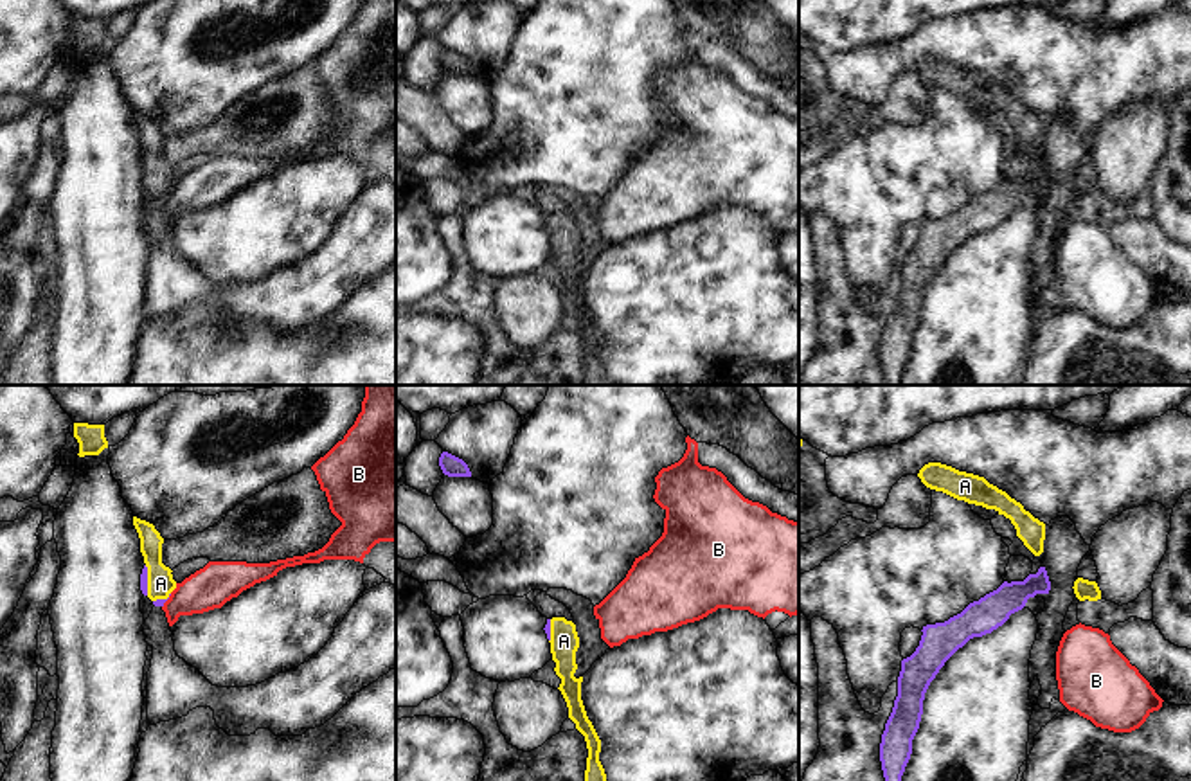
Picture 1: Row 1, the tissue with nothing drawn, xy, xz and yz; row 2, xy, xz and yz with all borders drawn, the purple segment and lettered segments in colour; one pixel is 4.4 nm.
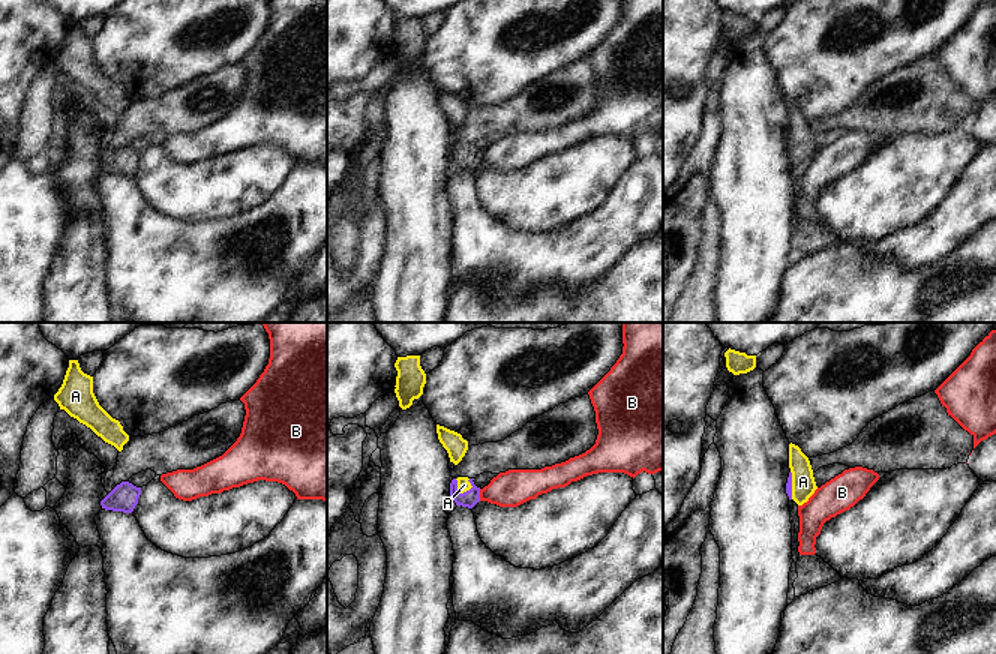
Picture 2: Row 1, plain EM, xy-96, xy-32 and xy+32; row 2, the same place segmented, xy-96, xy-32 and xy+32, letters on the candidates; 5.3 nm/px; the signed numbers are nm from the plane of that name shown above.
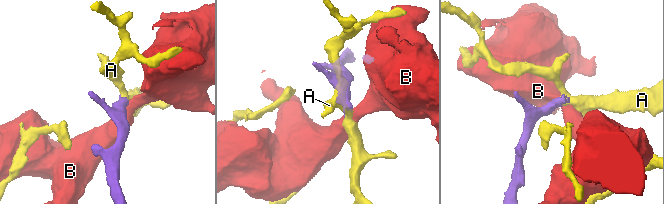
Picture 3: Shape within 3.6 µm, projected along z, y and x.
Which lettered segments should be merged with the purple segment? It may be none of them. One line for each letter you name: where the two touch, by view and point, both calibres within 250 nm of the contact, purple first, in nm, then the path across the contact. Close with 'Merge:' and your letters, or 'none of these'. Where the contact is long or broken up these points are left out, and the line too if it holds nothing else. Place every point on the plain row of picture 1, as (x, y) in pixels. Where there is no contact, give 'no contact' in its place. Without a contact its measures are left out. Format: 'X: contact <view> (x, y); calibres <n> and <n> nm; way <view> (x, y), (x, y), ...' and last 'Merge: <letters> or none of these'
A: contact xy (146, 177); calibres 30 and 120 nm; way xy (144, 168), (146, 177), (161, 180)
Merge: A

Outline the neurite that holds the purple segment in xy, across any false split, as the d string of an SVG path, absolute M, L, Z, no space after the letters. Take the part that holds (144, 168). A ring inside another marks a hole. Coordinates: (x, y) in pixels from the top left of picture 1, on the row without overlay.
M133 113L133 122L140 135L140 149L144 153L144 166L140 171L140 187L155 203L164 203L171 189L176 185L173 167L162 160L164 135L153 121Z

